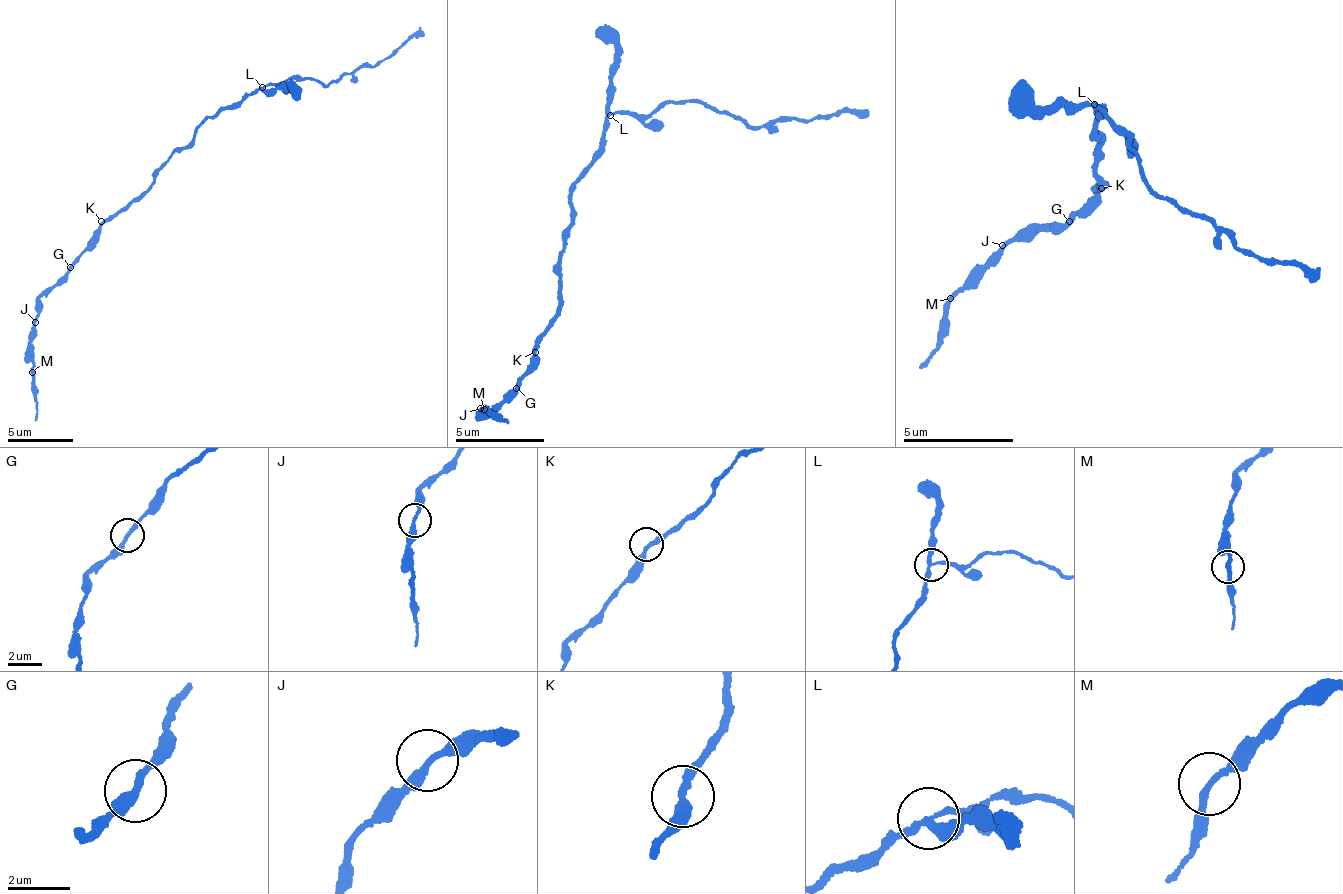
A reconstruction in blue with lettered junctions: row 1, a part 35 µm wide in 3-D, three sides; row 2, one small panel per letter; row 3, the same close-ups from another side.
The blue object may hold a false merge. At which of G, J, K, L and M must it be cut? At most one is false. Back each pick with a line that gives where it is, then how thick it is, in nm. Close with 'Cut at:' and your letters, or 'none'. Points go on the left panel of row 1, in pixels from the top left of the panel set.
L: Place: (262, 87). Thickness 200 nm
Cut at: L

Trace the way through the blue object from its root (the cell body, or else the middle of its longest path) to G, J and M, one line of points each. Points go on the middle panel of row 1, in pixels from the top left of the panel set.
G: (571, 231), (561, 255), (563, 266), (559, 273), (563, 283), (555, 311), (543, 334), (536, 356), (516, 388)
J: (571, 231), (561, 255), (563, 266), (559, 273), (563, 283), (536, 356), (512, 395), (490, 414), (480, 408)
M: (571, 231), (561, 255), (563, 283), (536, 356), (512, 395), (490, 414), (482, 408), (484, 415), (484, 409)

